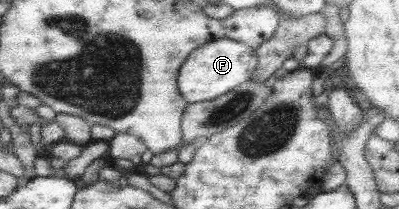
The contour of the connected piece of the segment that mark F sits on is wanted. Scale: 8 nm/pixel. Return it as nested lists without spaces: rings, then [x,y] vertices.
[[[220,38],[194,50],[180,66],[178,91],[188,104],[204,103],[222,97],[252,78],[257,68],[254,49],[228,38]]]

